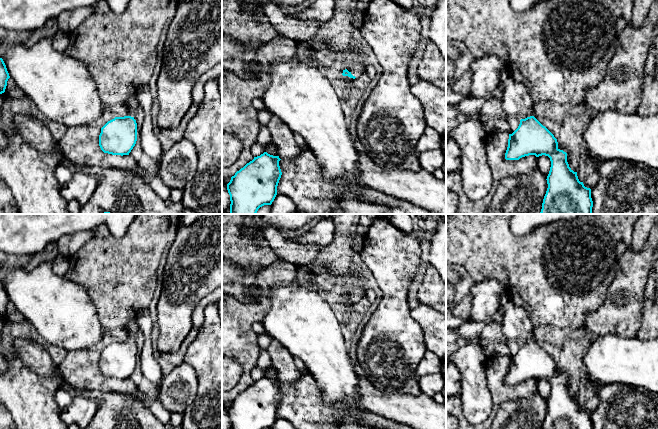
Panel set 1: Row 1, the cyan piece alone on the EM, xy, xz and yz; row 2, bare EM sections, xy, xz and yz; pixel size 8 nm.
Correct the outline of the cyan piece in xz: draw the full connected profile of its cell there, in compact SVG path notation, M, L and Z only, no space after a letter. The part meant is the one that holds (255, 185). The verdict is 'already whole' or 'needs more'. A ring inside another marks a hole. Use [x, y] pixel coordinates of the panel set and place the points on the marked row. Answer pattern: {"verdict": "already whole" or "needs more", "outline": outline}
{"verdict": "already whole", "outline": "M264 152L231 177L227 184L230 214L256 214L260 207L272 204L282 175L280 160Z"}

